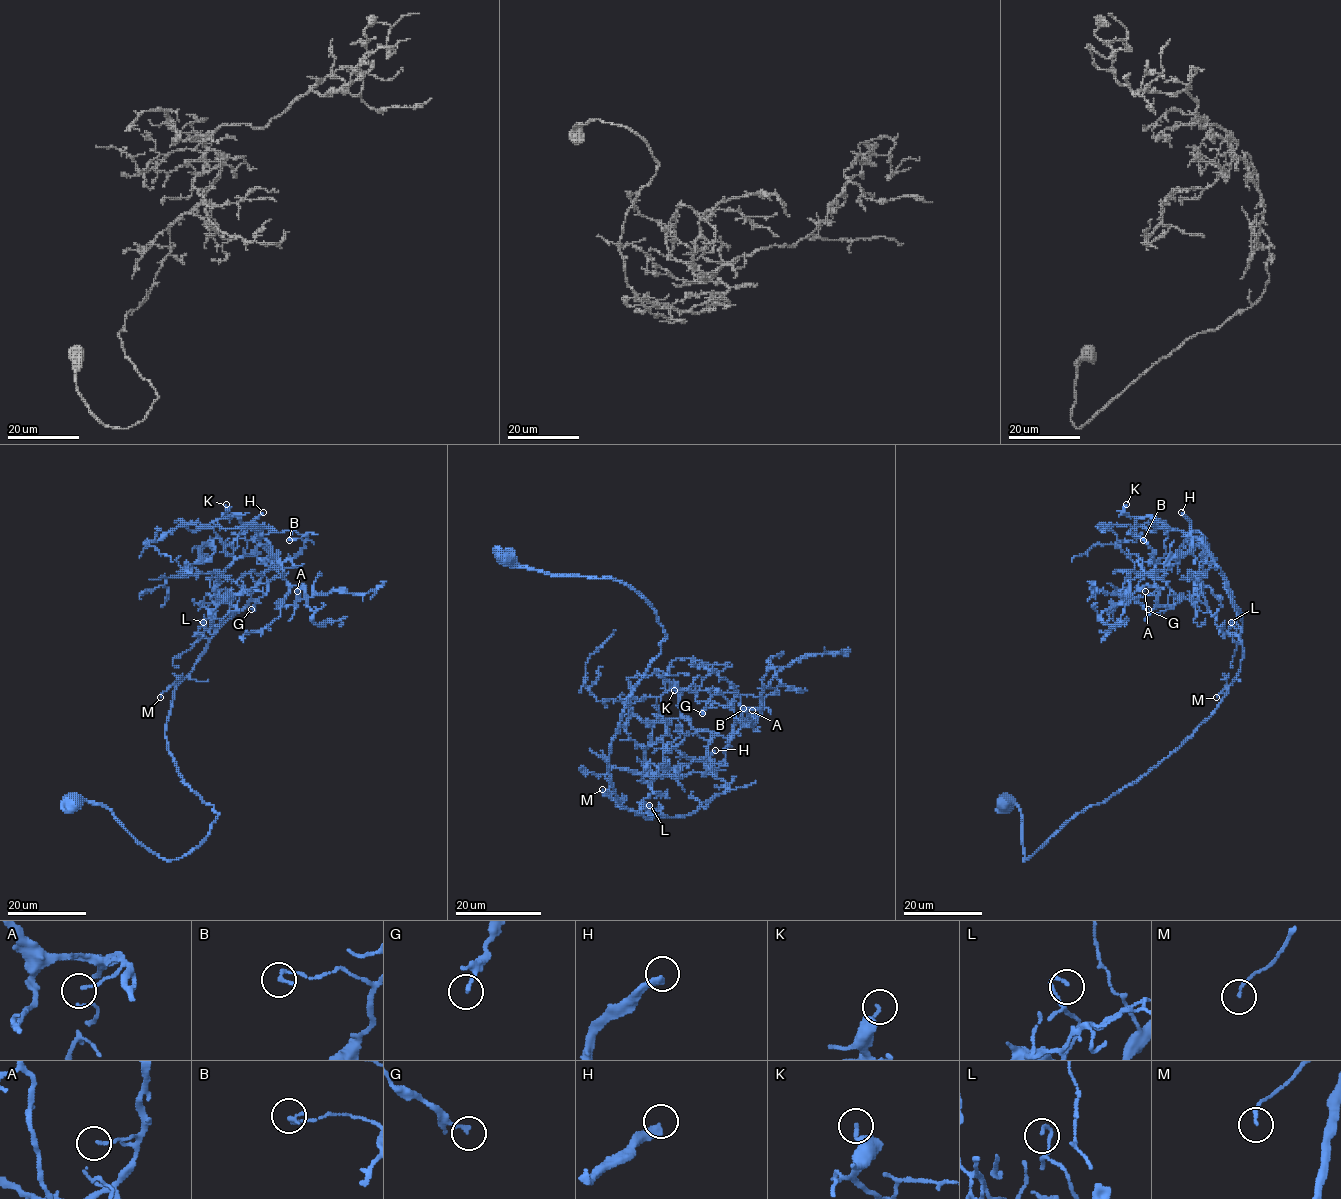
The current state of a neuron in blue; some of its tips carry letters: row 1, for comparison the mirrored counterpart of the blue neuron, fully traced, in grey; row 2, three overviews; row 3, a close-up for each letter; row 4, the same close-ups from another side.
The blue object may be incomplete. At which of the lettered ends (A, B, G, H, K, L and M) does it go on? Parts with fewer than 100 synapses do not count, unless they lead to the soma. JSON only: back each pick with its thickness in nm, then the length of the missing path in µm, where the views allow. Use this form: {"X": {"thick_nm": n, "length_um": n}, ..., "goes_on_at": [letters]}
{"H": {"thick_nm": 300, "length_um": 110}, "goes_on_at": ["H"]}

